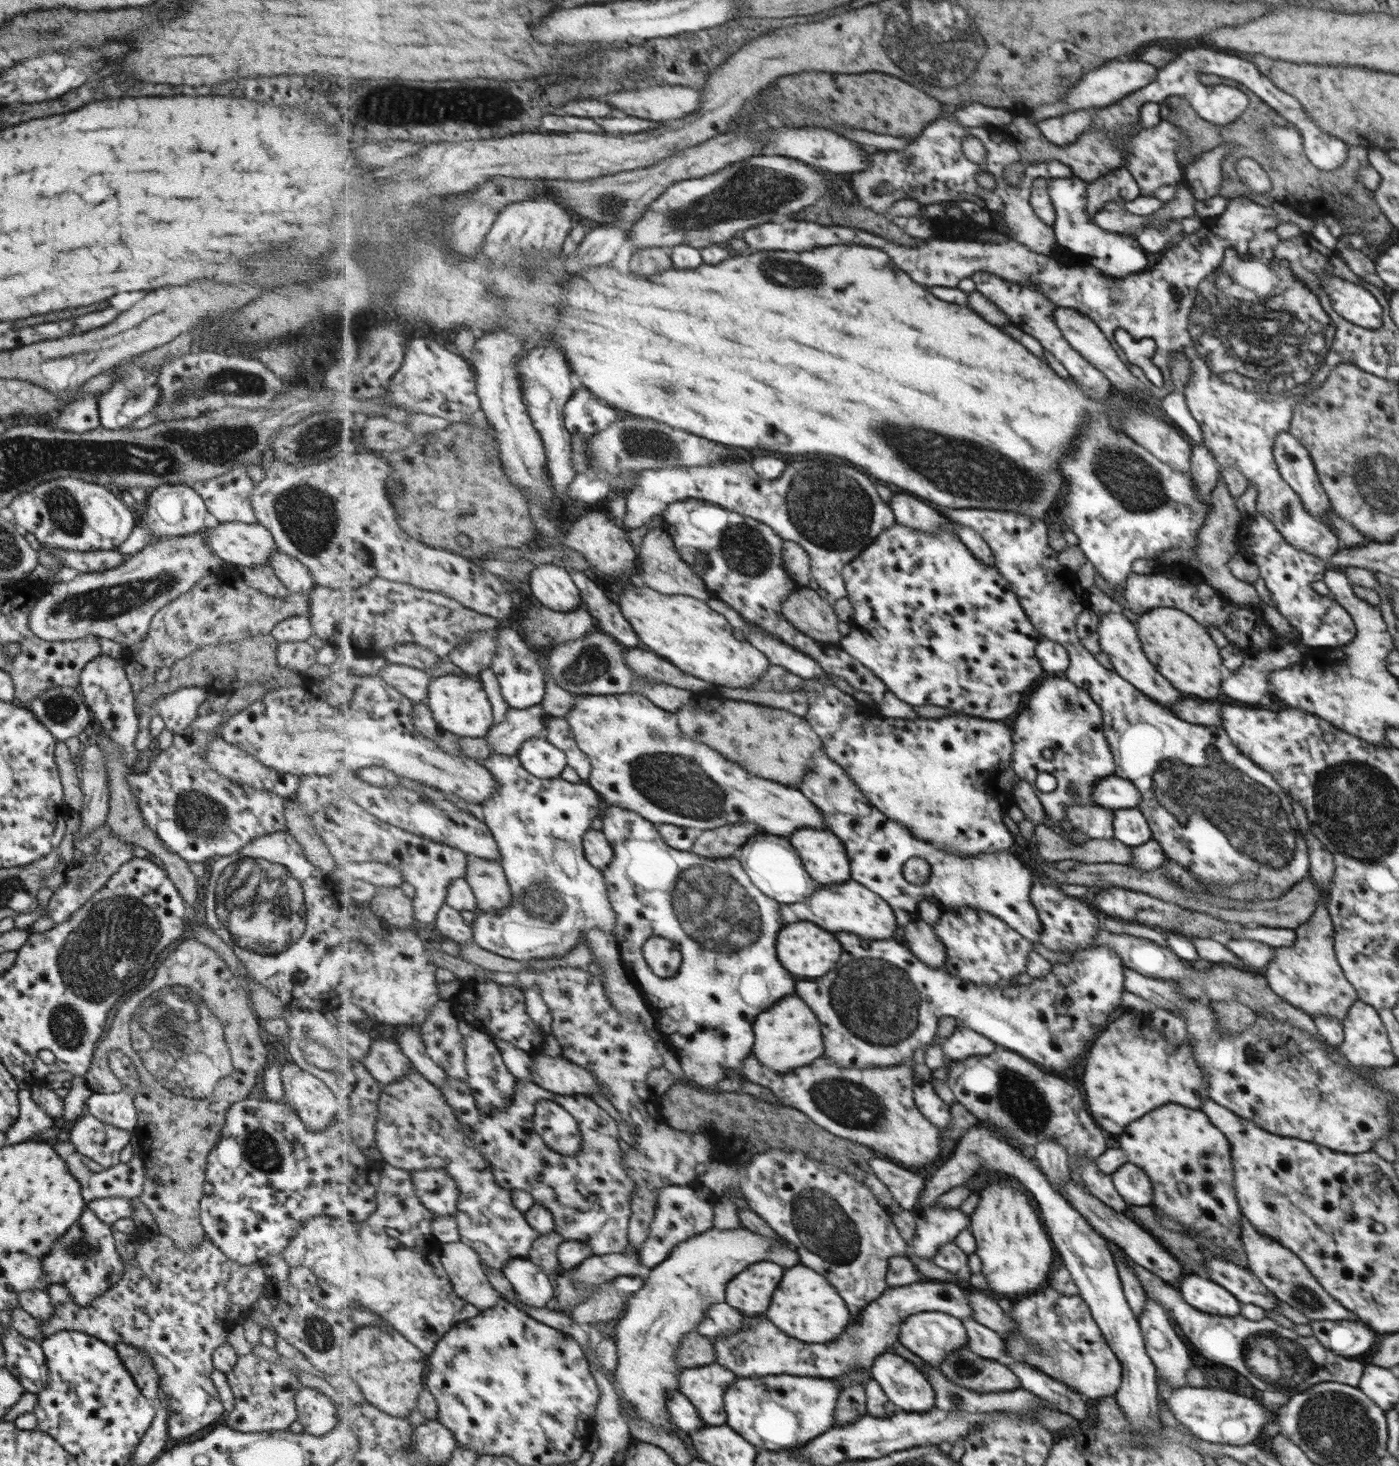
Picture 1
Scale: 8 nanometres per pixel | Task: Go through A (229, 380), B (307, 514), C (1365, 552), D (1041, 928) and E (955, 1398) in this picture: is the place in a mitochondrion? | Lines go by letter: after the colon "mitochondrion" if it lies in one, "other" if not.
A: mitochondrion
B: mitochondrion
C: other
D: other
E: mitochondrion

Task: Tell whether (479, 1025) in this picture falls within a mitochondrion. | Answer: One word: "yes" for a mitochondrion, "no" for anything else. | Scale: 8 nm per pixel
no

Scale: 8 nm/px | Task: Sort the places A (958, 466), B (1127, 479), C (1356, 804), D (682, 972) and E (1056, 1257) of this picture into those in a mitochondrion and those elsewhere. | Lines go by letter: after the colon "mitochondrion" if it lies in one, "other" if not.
A: mitochondrion
B: mitochondrion
C: mitochondrion
D: other
E: other

